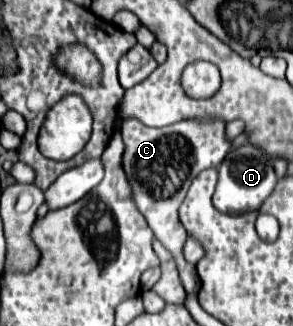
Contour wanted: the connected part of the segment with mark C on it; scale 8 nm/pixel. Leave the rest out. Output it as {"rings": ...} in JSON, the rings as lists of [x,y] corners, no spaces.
{"rings":[[[123,119],[121,137],[125,143],[123,151],[123,171],[131,185],[131,195],[135,207],[145,217],[147,225],[153,229],[155,237],[175,253],[179,276],[185,291],[197,293],[200,287],[196,267],[183,259],[183,243],[187,239],[185,227],[179,223],[177,209],[191,185],[191,179],[207,167],[219,167],[231,149],[231,141],[225,135],[225,121],[179,121],[165,129],[149,129],[135,119]]]}

